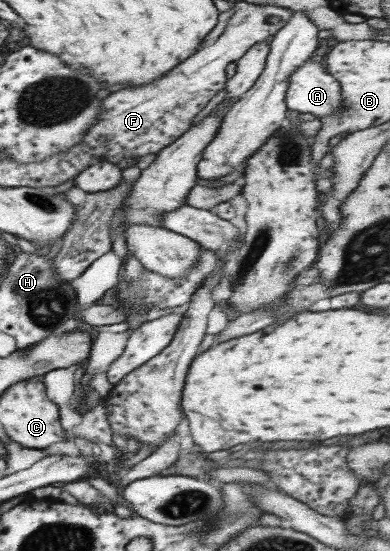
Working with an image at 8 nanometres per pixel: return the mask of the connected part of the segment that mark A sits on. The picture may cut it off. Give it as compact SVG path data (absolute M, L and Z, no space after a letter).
M309 58L289 77L284 95L288 110L322 119L341 111L340 84Z

